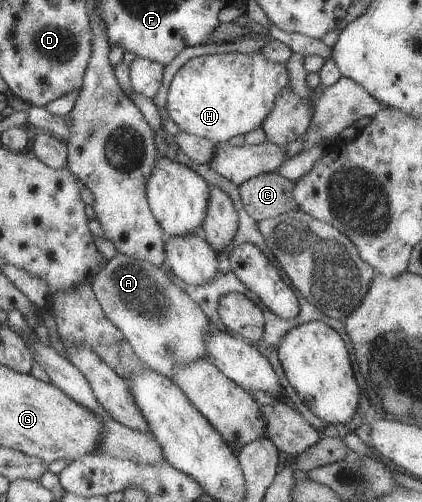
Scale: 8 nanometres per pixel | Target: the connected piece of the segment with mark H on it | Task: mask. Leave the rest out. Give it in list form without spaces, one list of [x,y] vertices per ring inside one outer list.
[[[221,53],[190,58],[173,75],[165,109],[181,131],[210,140],[214,145],[260,127],[274,98],[289,86],[283,64],[272,64],[262,54]]]

